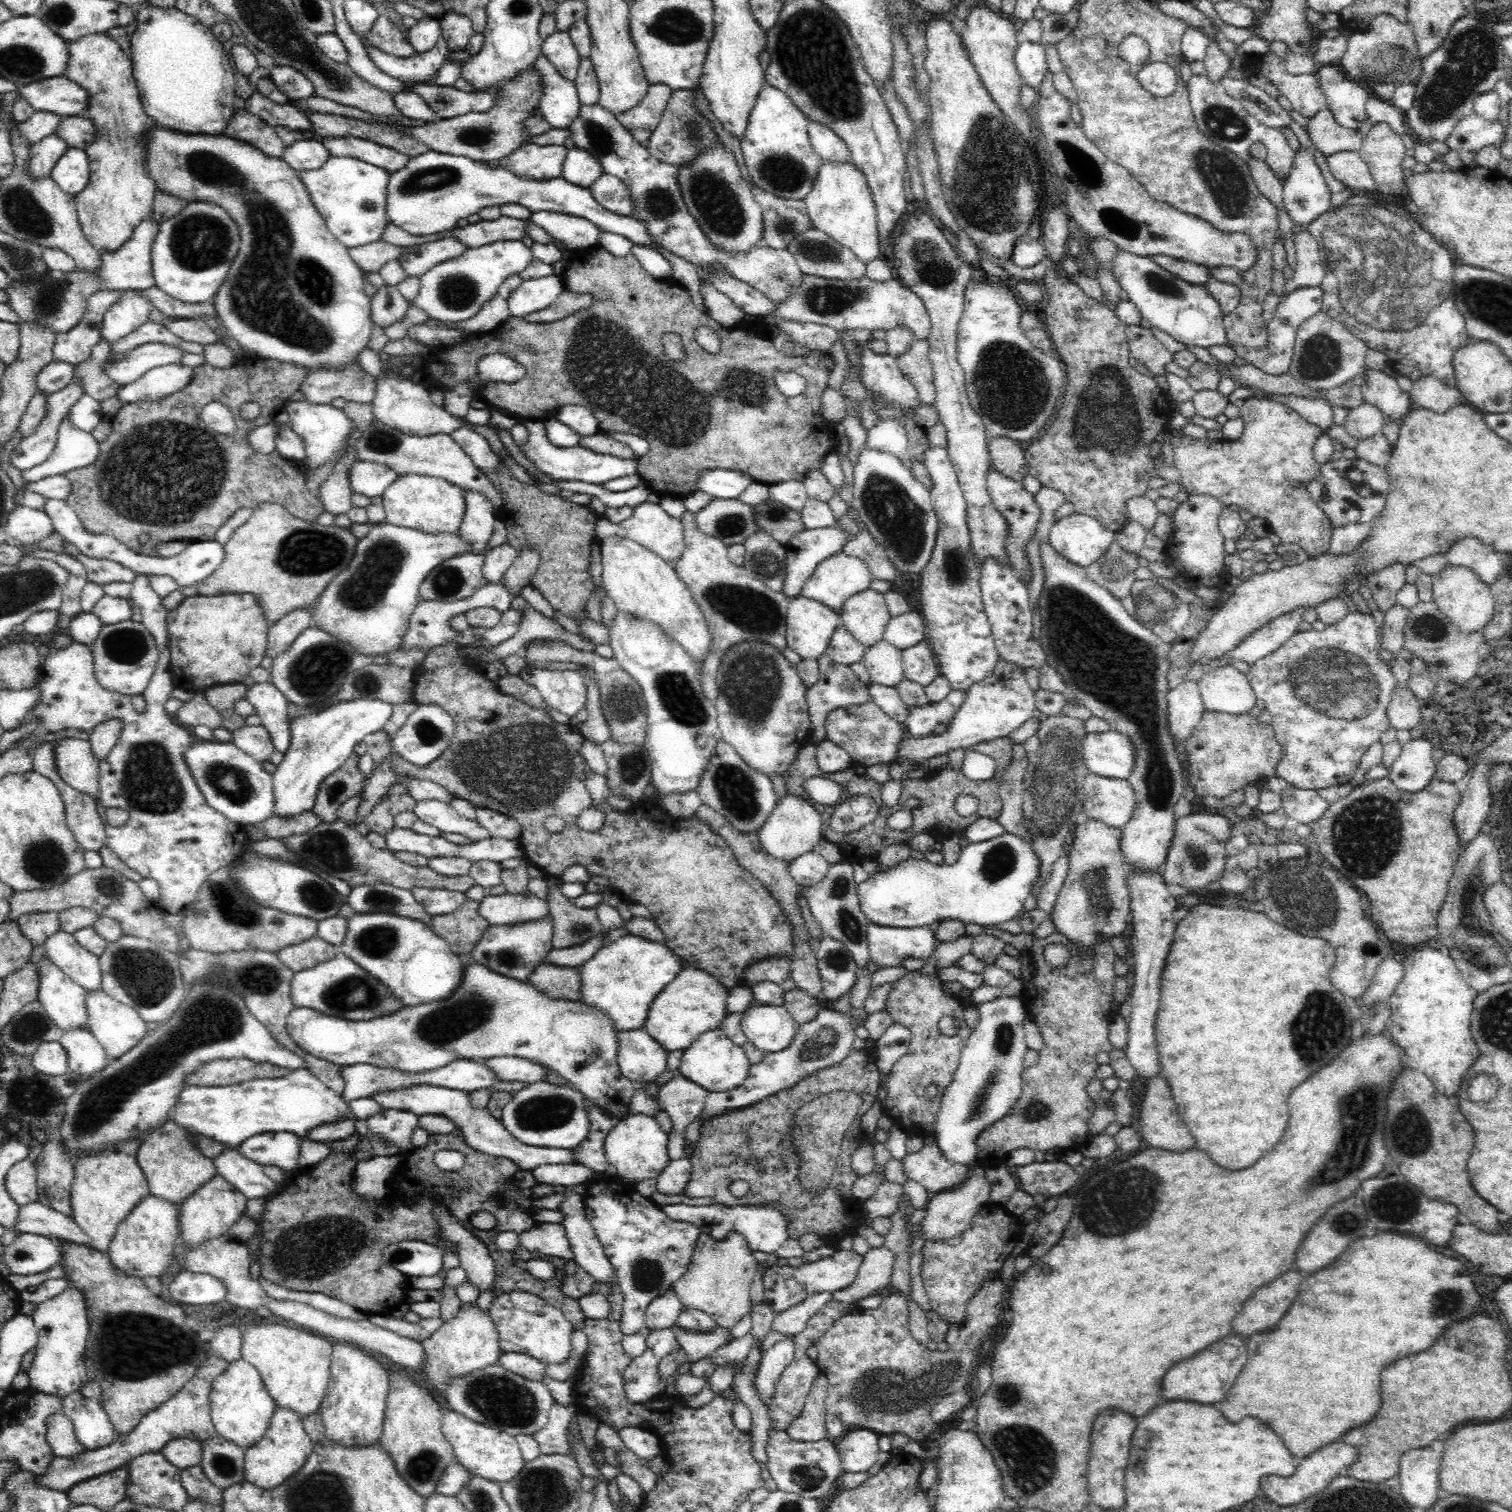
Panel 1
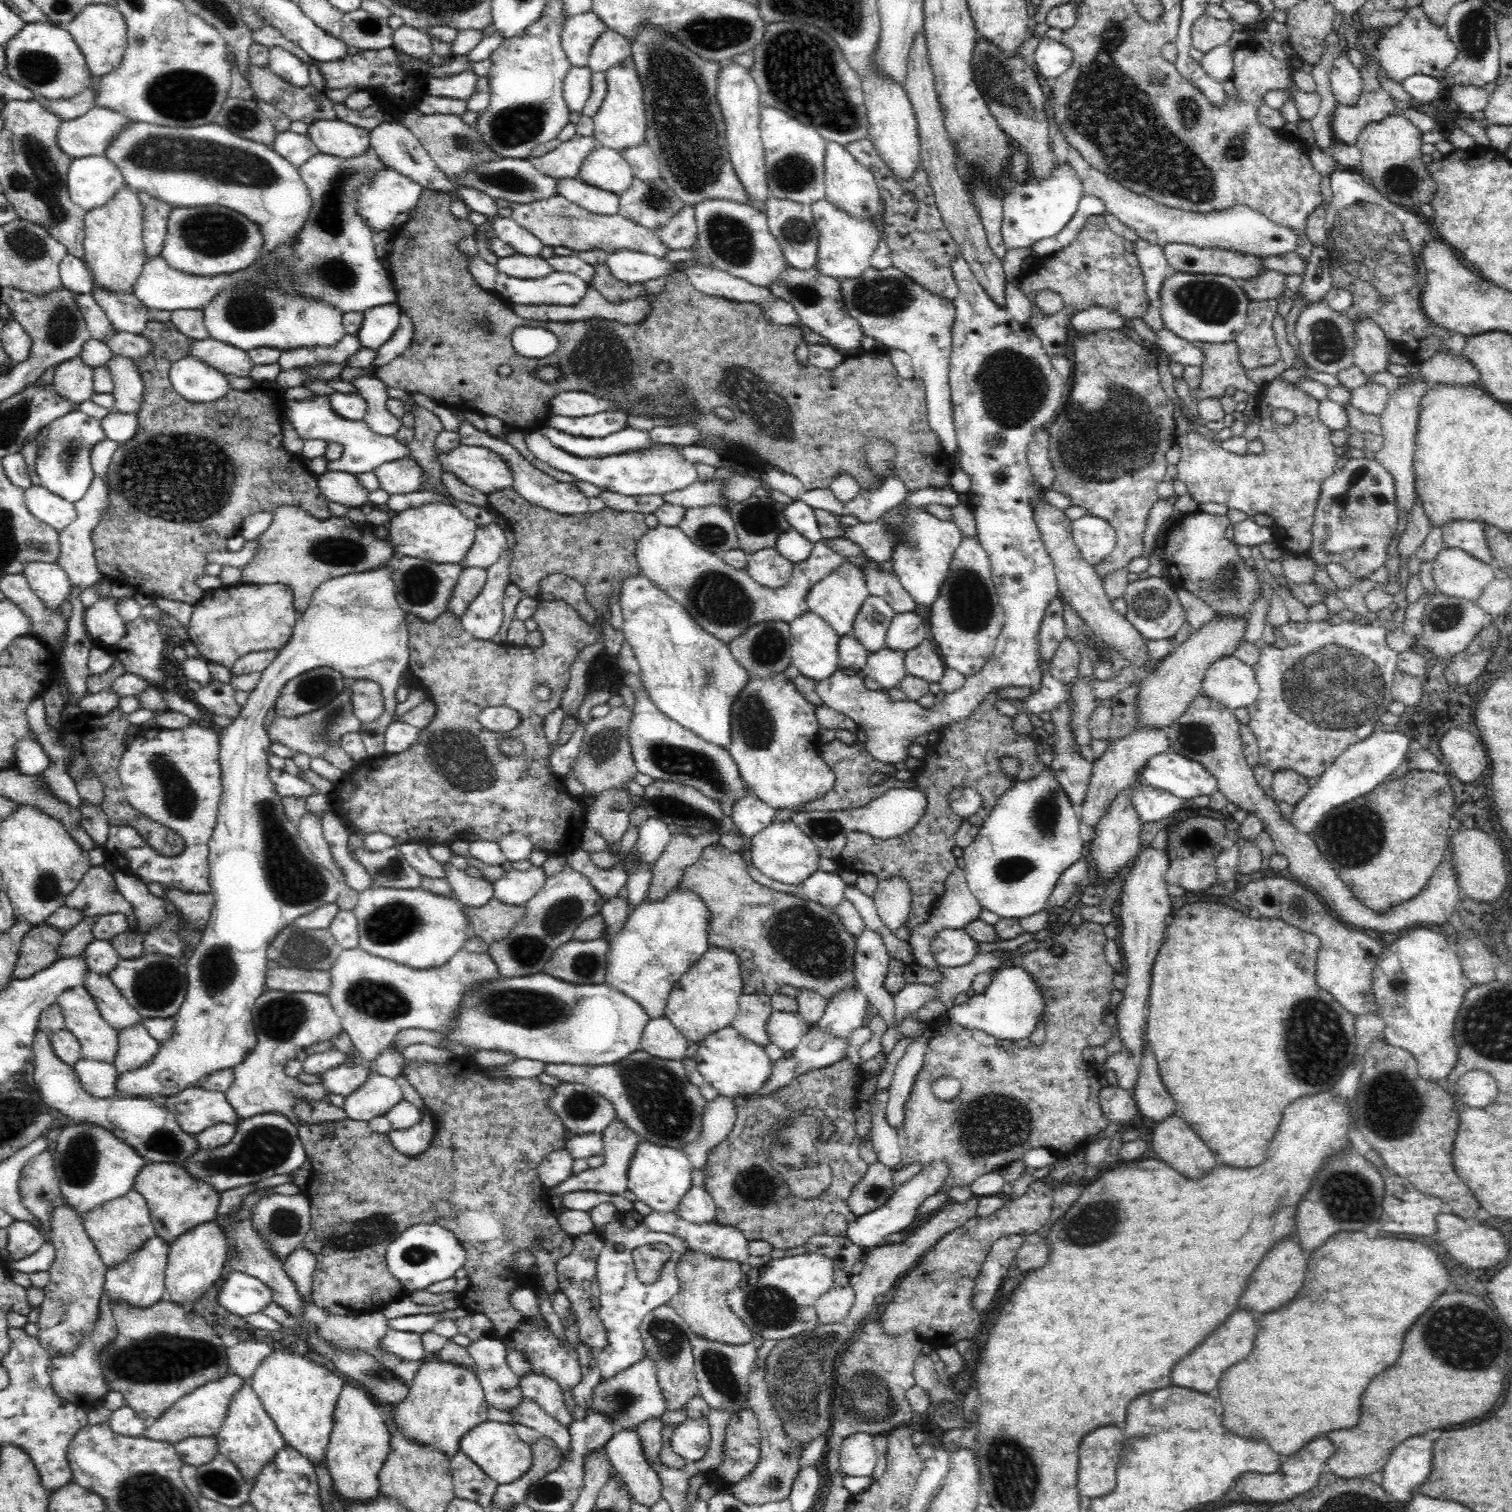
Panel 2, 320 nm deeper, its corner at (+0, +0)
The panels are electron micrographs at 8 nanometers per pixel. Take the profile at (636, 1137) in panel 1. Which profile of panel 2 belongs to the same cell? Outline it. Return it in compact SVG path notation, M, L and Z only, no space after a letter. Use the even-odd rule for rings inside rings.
M641 1140L627 1169L627 1187L634 1192L636 1200L650 1207L651 1212L676 1213L682 1197L693 1186L692 1171L691 1162L683 1150Z

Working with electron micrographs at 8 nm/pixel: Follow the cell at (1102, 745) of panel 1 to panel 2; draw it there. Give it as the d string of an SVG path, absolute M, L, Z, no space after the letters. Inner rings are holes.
M1171 750L1154 755L1139 770L1140 781L1192 802L1193 798L1210 797L1218 789L1218 780L1202 763L1187 759Z

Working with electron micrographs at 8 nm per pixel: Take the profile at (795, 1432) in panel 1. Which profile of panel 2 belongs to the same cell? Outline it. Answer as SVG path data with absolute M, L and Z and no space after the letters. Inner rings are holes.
M753 1367L749 1376L750 1392L748 1392L748 1405L759 1418L761 1430L761 1451L757 1465L750 1474L746 1475L736 1485L732 1485L731 1492L733 1495L747 1504L766 1505L768 1503L780 1502L789 1498L795 1476L798 1474L798 1460L800 1456L800 1445L796 1441L792 1441L790 1437L786 1437L778 1415L774 1413L771 1406L771 1399L768 1395L768 1388L764 1383L764 1367Z

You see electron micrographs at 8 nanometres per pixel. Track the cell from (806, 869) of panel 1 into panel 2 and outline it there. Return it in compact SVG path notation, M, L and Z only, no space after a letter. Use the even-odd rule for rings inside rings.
M817 870L801 883L804 896L828 910L836 910L845 899L846 884L838 872Z

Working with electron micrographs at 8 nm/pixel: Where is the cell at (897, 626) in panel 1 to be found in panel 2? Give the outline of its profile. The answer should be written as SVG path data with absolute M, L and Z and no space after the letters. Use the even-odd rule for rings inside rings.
M916 613L896 614L887 630L885 646L906 652L929 638L929 625Z

